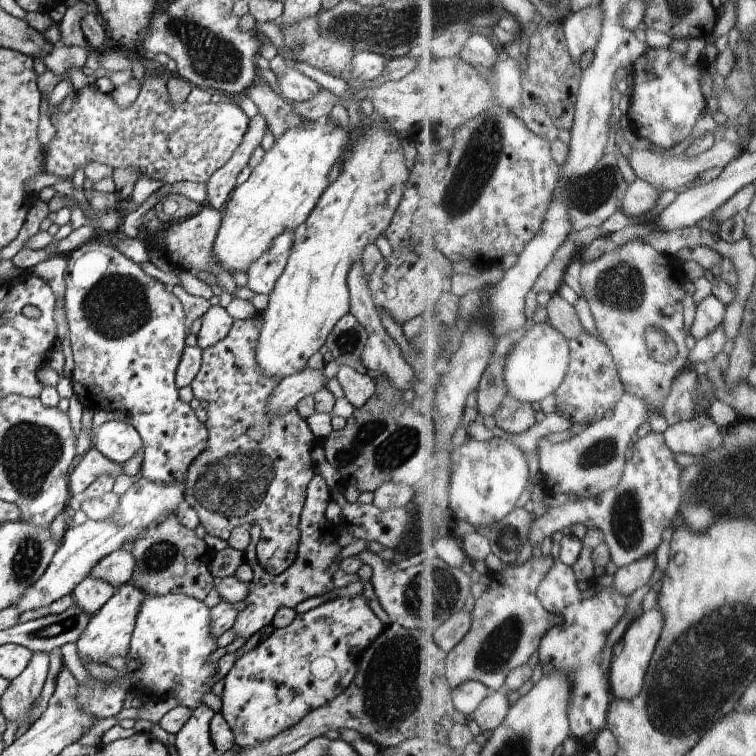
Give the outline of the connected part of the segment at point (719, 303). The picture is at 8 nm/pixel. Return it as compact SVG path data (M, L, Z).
M710 295L698 305L696 319L690 330L694 337L705 339L723 326L728 314L728 305L718 296Z

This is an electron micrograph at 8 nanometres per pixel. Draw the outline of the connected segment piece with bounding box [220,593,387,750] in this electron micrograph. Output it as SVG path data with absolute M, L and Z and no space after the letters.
M362 593L330 598L305 613L297 614L290 626L274 629L273 634L258 648L236 660L232 670L225 676L226 684L221 696L223 706L220 711L230 726L236 750L250 749L270 740L300 722L308 713L326 706L350 686L365 648L387 627L372 611L368 602Z

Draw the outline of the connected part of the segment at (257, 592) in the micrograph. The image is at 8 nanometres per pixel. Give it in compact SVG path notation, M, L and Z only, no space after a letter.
M318 472L312 477L312 480L307 486L307 497L305 498L305 503L301 512L301 542L298 549L298 554L296 560L293 562L288 570L285 570L282 574L273 575L270 574L263 566L260 566L258 559L258 542L259 538L262 536L261 526L256 524L250 526L251 539L249 540L248 546L243 551L244 562L248 563L253 570L253 577L249 581L249 587L247 590L247 595L245 598L246 606L243 610L238 613L238 618L232 626L232 632L236 635L236 639L244 638L248 641L252 638L256 632L260 632L262 628L272 624L273 618L277 615L280 608L289 608L294 610L298 604L302 604L304 600L308 598L314 598L314 596L320 596L330 593L335 589L335 582L333 578L335 576L336 570L340 569L340 562L338 561L338 556L340 556L341 547L338 545L338 530L339 525L332 522L328 522L324 513L326 512L326 506L331 502L331 492L328 483L324 480L324 477Z

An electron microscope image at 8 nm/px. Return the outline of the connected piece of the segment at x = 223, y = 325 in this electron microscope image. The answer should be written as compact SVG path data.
M220 306L209 308L208 312L202 317L202 329L195 339L192 341L202 349L216 346L220 340L224 340L235 320L228 314L227 310Z

